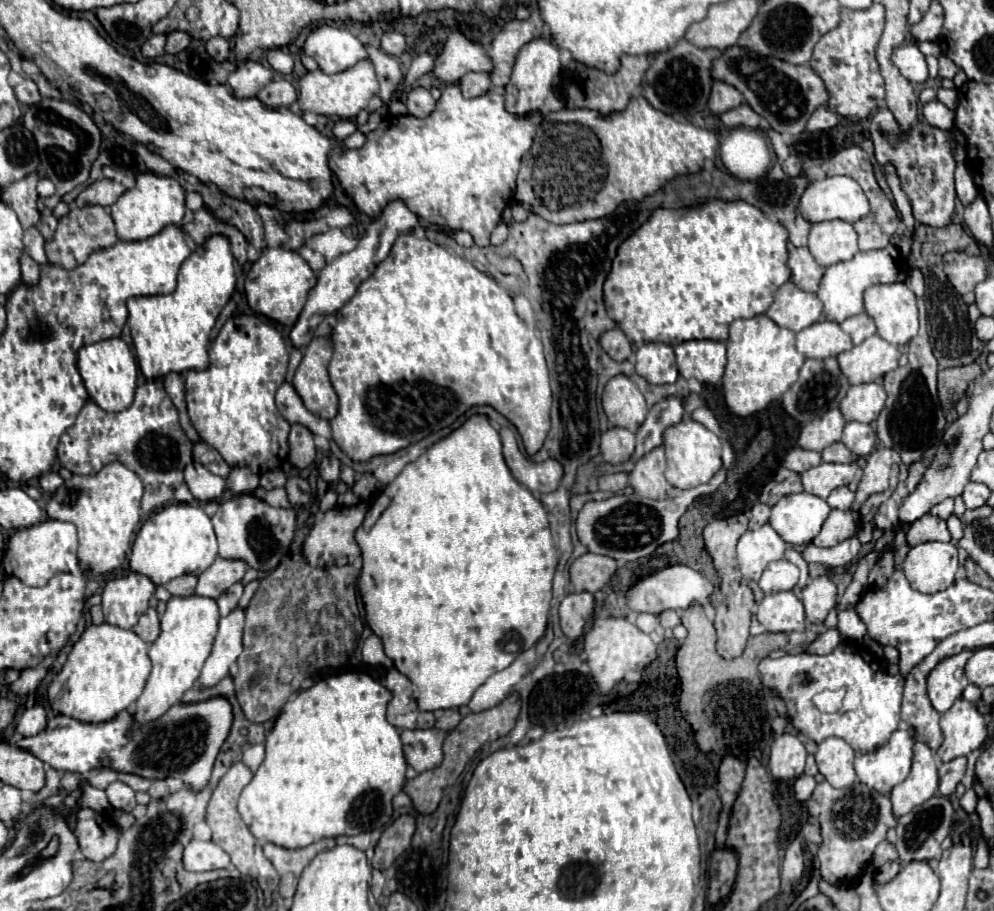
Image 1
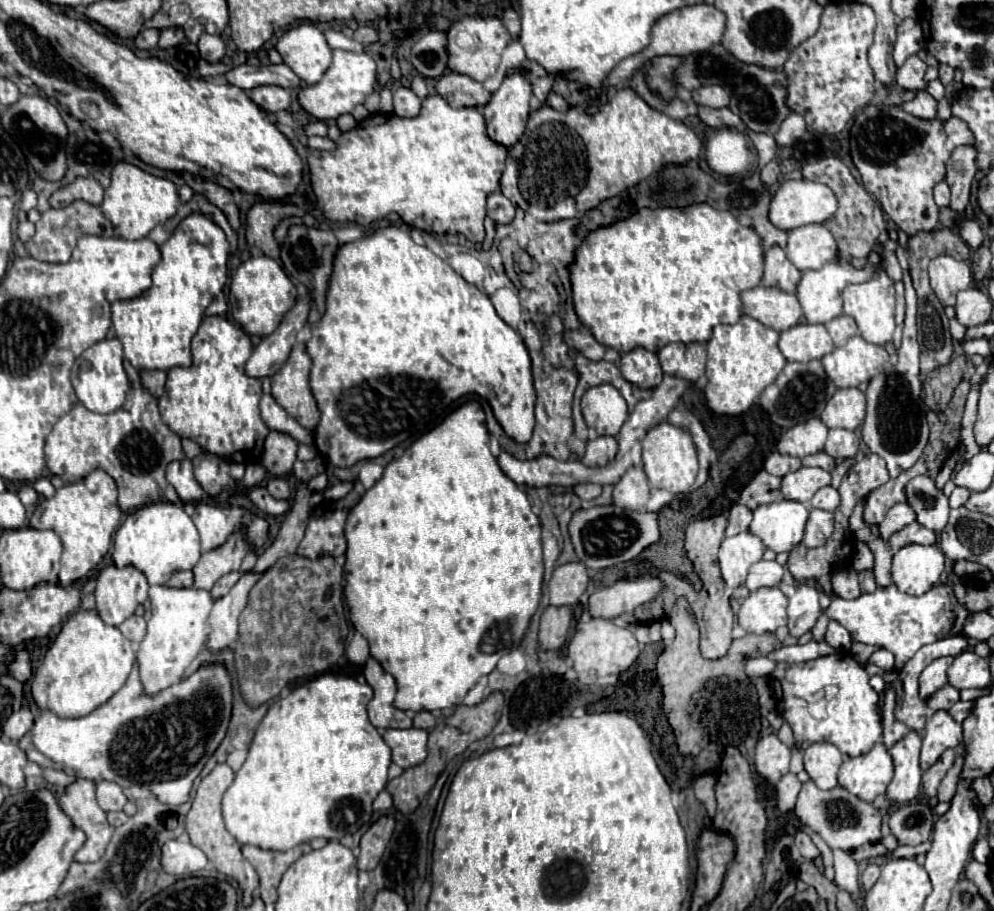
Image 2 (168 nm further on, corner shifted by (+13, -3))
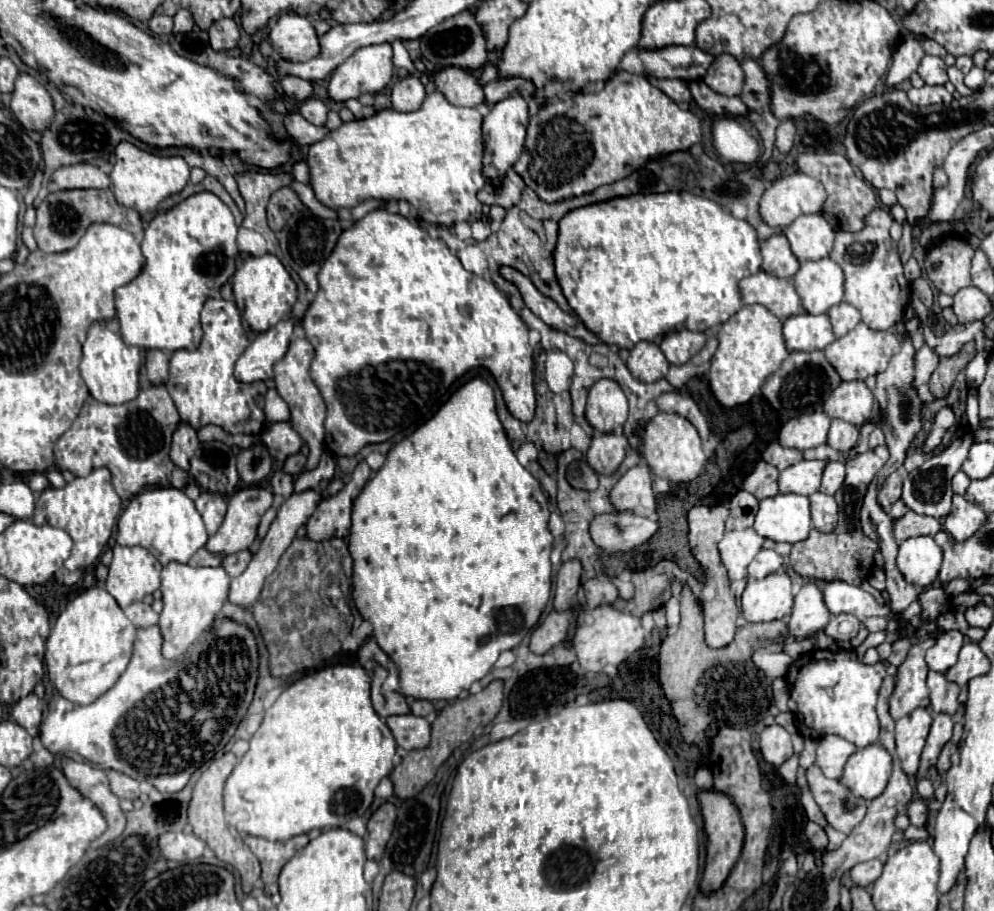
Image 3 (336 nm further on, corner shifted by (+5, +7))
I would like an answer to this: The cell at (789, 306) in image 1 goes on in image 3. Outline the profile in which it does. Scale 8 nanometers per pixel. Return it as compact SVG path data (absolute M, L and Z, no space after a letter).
M759 271L751 277L739 281L741 301L745 305L759 303L767 307L779 319L787 319L801 309L801 299L789 279L771 277L765 271Z

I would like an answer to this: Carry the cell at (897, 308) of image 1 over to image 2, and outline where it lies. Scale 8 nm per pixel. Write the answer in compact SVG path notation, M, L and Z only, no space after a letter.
M881 271L875 279L861 283L861 285L847 285L843 291L845 301L845 315L853 317L859 333L863 339L875 345L885 345L893 339L895 331L895 287L893 281L887 277L885 271Z

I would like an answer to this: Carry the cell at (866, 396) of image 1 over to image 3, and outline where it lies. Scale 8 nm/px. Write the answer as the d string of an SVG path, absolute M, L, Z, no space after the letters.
M847 381L831 391L831 397L823 403L823 411L831 419L843 419L855 427L869 421L873 411L873 393L863 381Z

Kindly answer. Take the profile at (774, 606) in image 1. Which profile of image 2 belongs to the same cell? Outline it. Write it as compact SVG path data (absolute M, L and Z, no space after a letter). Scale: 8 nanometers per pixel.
M779 587L757 589L743 601L743 605L737 613L737 621L747 633L757 633L757 635L773 633L777 627L787 625L787 597L781 593Z

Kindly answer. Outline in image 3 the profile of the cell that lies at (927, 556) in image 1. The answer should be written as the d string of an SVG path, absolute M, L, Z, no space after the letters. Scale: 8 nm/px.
M911 537L899 545L897 567L905 581L915 587L929 587L935 583L943 561L941 547L931 537Z

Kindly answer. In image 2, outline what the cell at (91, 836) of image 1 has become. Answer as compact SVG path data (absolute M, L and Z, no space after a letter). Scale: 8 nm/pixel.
M77 779L73 785L63 789L59 805L61 811L75 823L75 827L79 827L87 835L85 845L75 853L75 861L99 861L113 835L113 827L107 823L105 811L95 801L95 783Z

